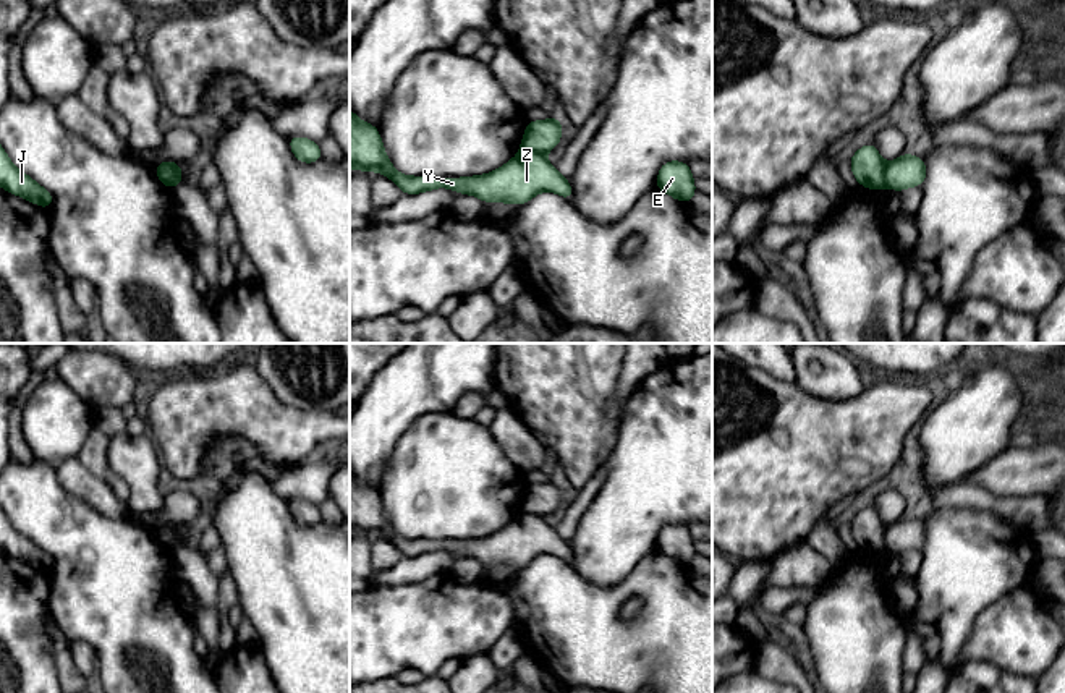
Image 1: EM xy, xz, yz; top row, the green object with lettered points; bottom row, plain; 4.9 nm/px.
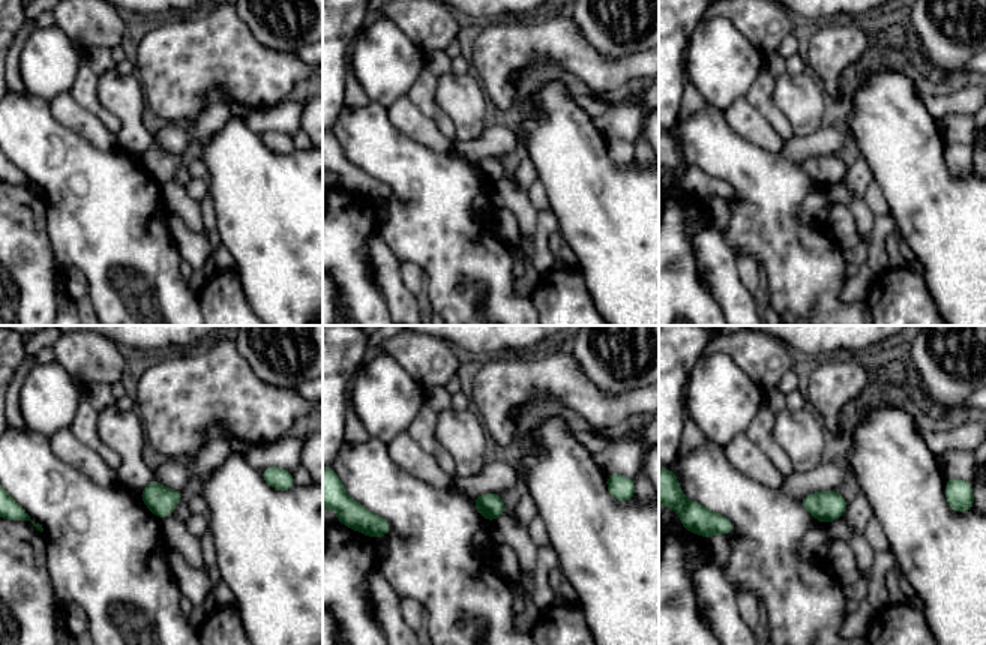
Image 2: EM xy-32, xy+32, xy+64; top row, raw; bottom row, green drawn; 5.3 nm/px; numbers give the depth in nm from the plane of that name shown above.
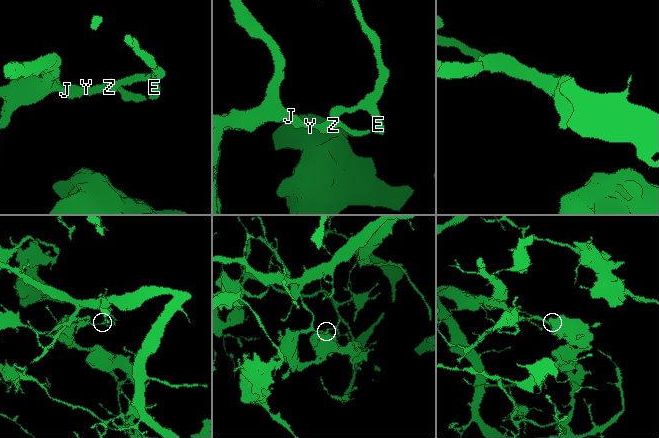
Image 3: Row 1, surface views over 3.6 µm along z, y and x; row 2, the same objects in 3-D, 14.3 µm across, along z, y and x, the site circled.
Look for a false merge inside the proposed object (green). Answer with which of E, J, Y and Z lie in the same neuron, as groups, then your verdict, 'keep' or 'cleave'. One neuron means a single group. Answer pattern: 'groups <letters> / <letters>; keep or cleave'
groups E / J Y Z; cleave

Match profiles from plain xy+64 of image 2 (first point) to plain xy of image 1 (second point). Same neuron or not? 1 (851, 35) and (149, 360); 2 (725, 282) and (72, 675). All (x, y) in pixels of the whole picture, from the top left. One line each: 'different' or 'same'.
1: different
2: same

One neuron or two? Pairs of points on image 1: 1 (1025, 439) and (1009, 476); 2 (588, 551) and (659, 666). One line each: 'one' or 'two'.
1: two
2: two

